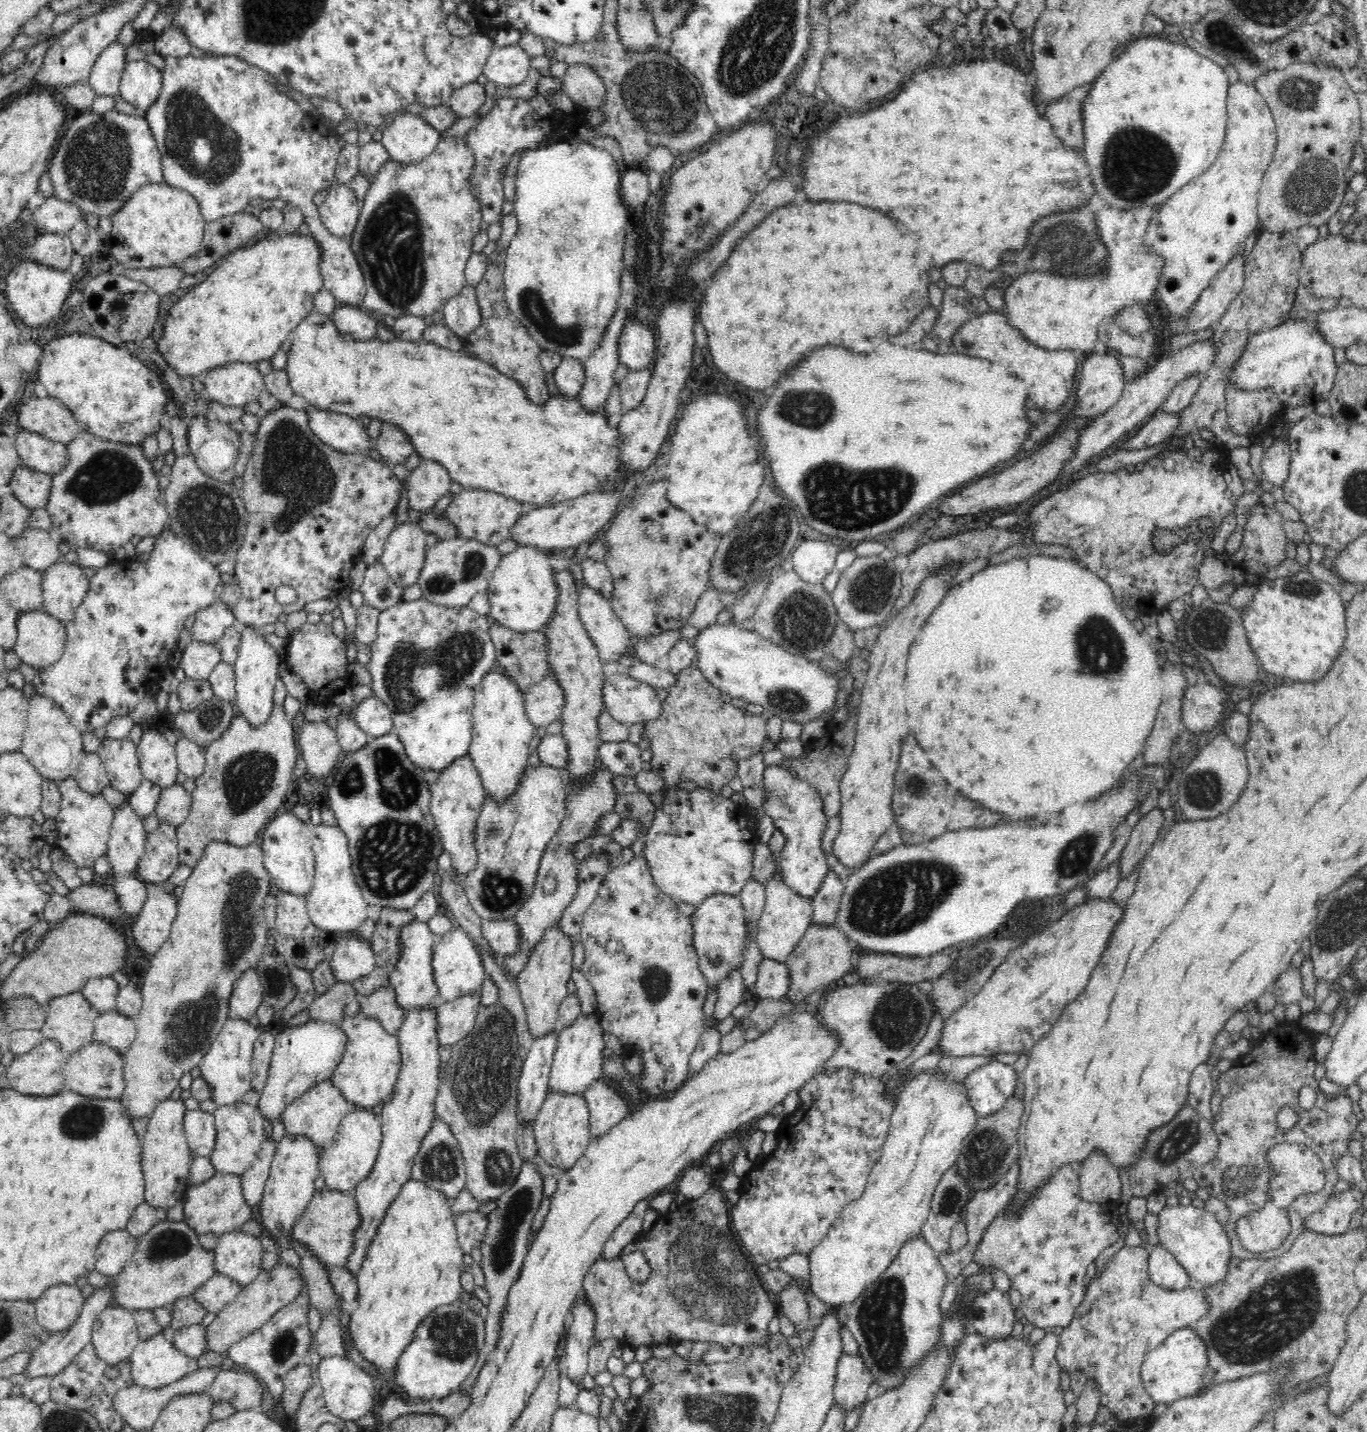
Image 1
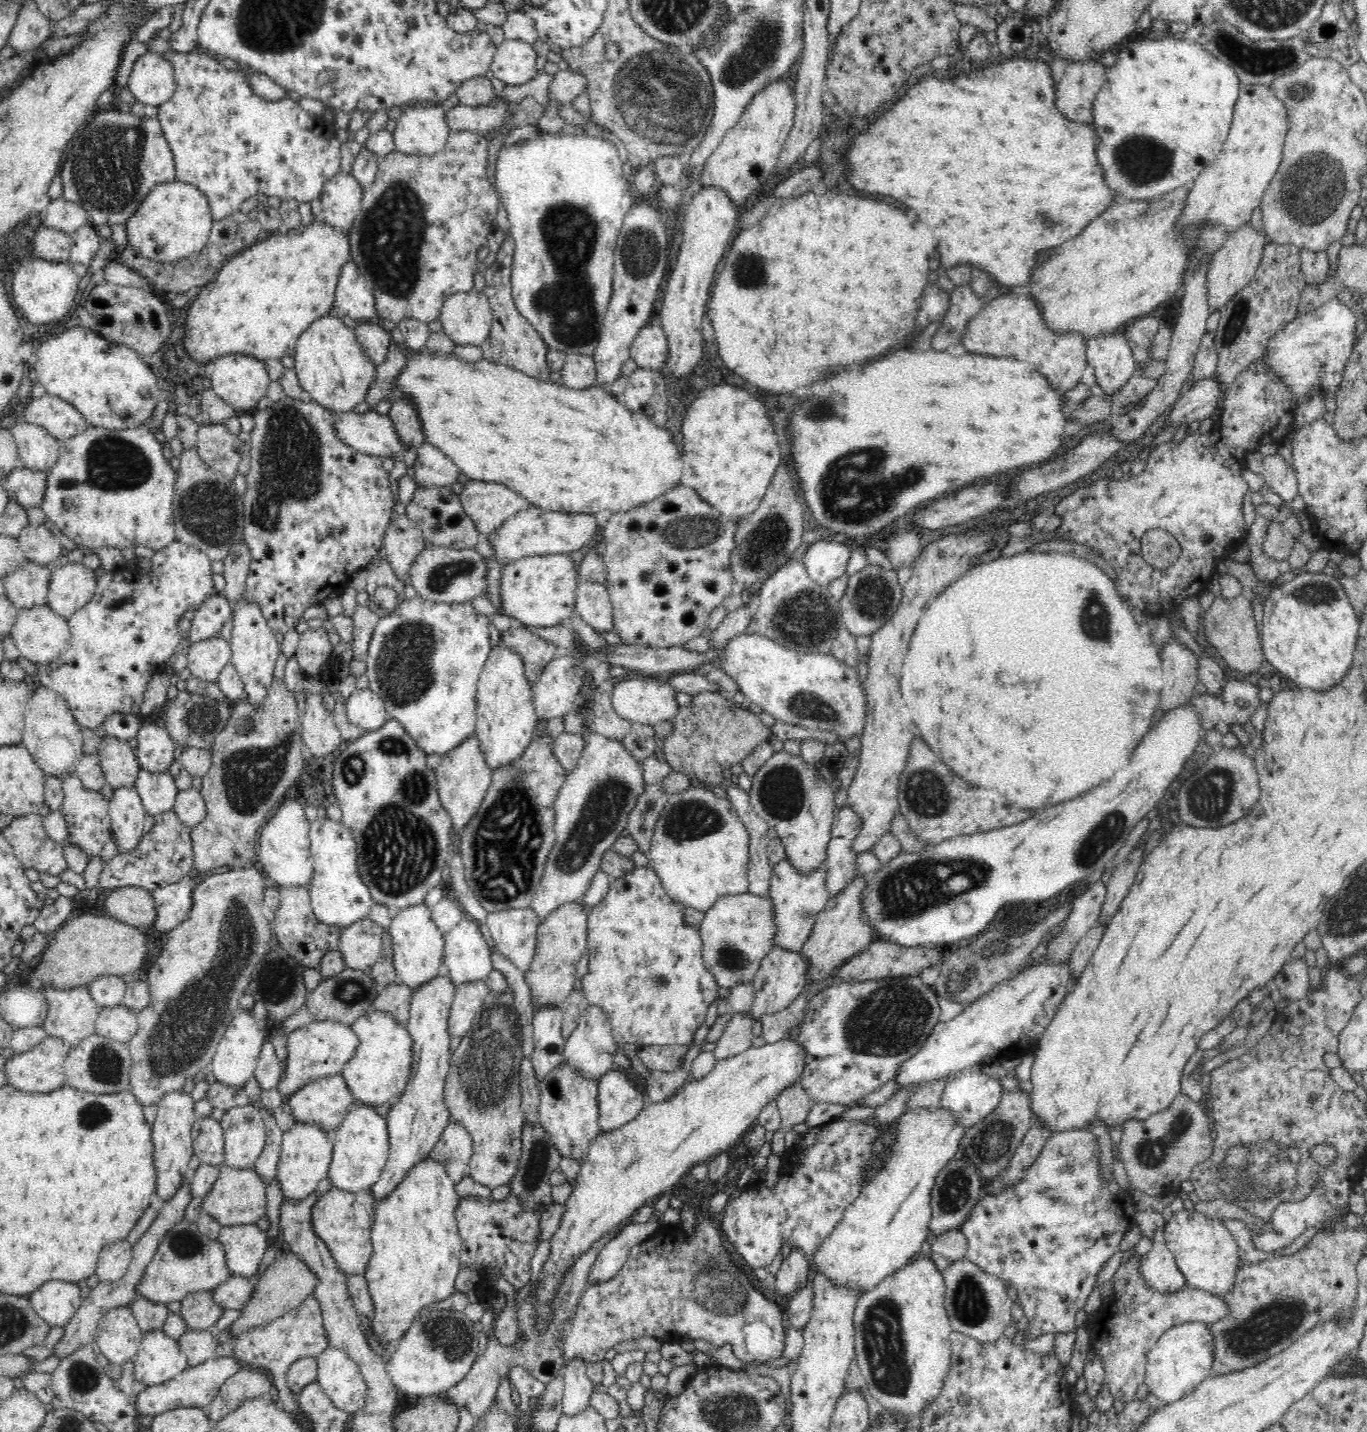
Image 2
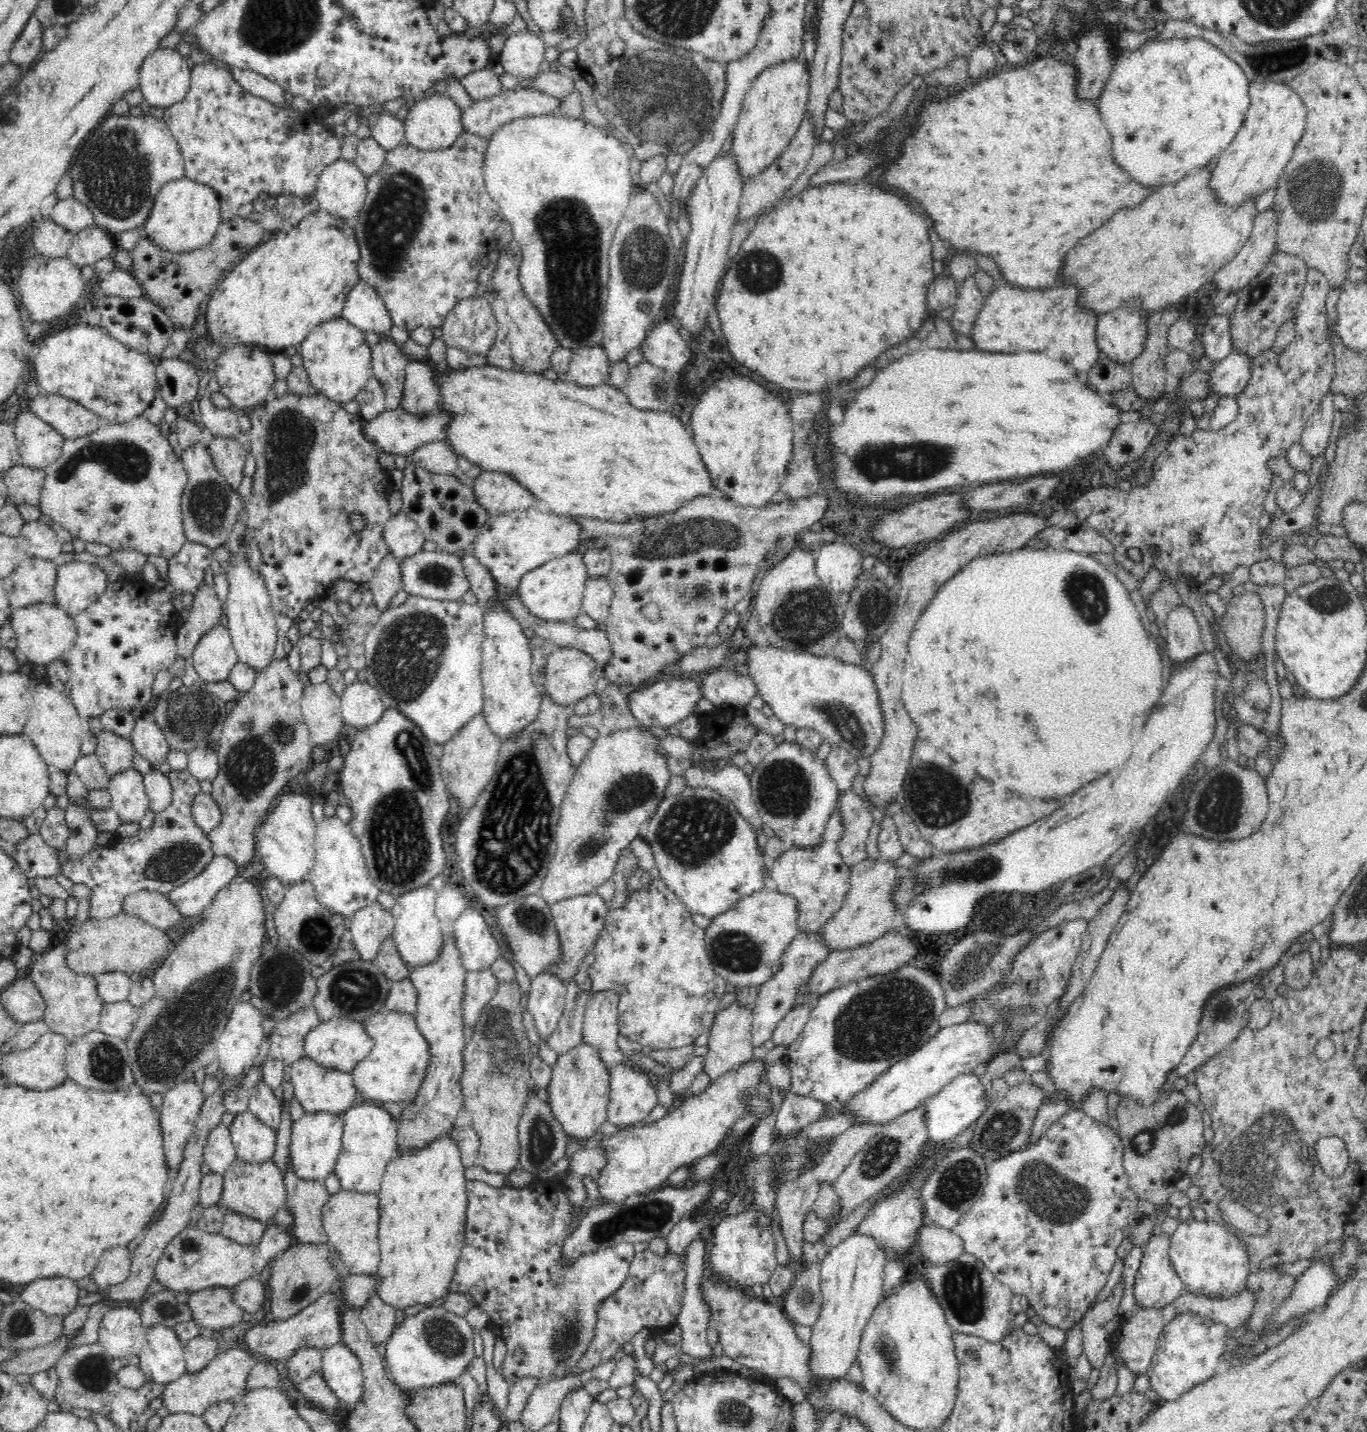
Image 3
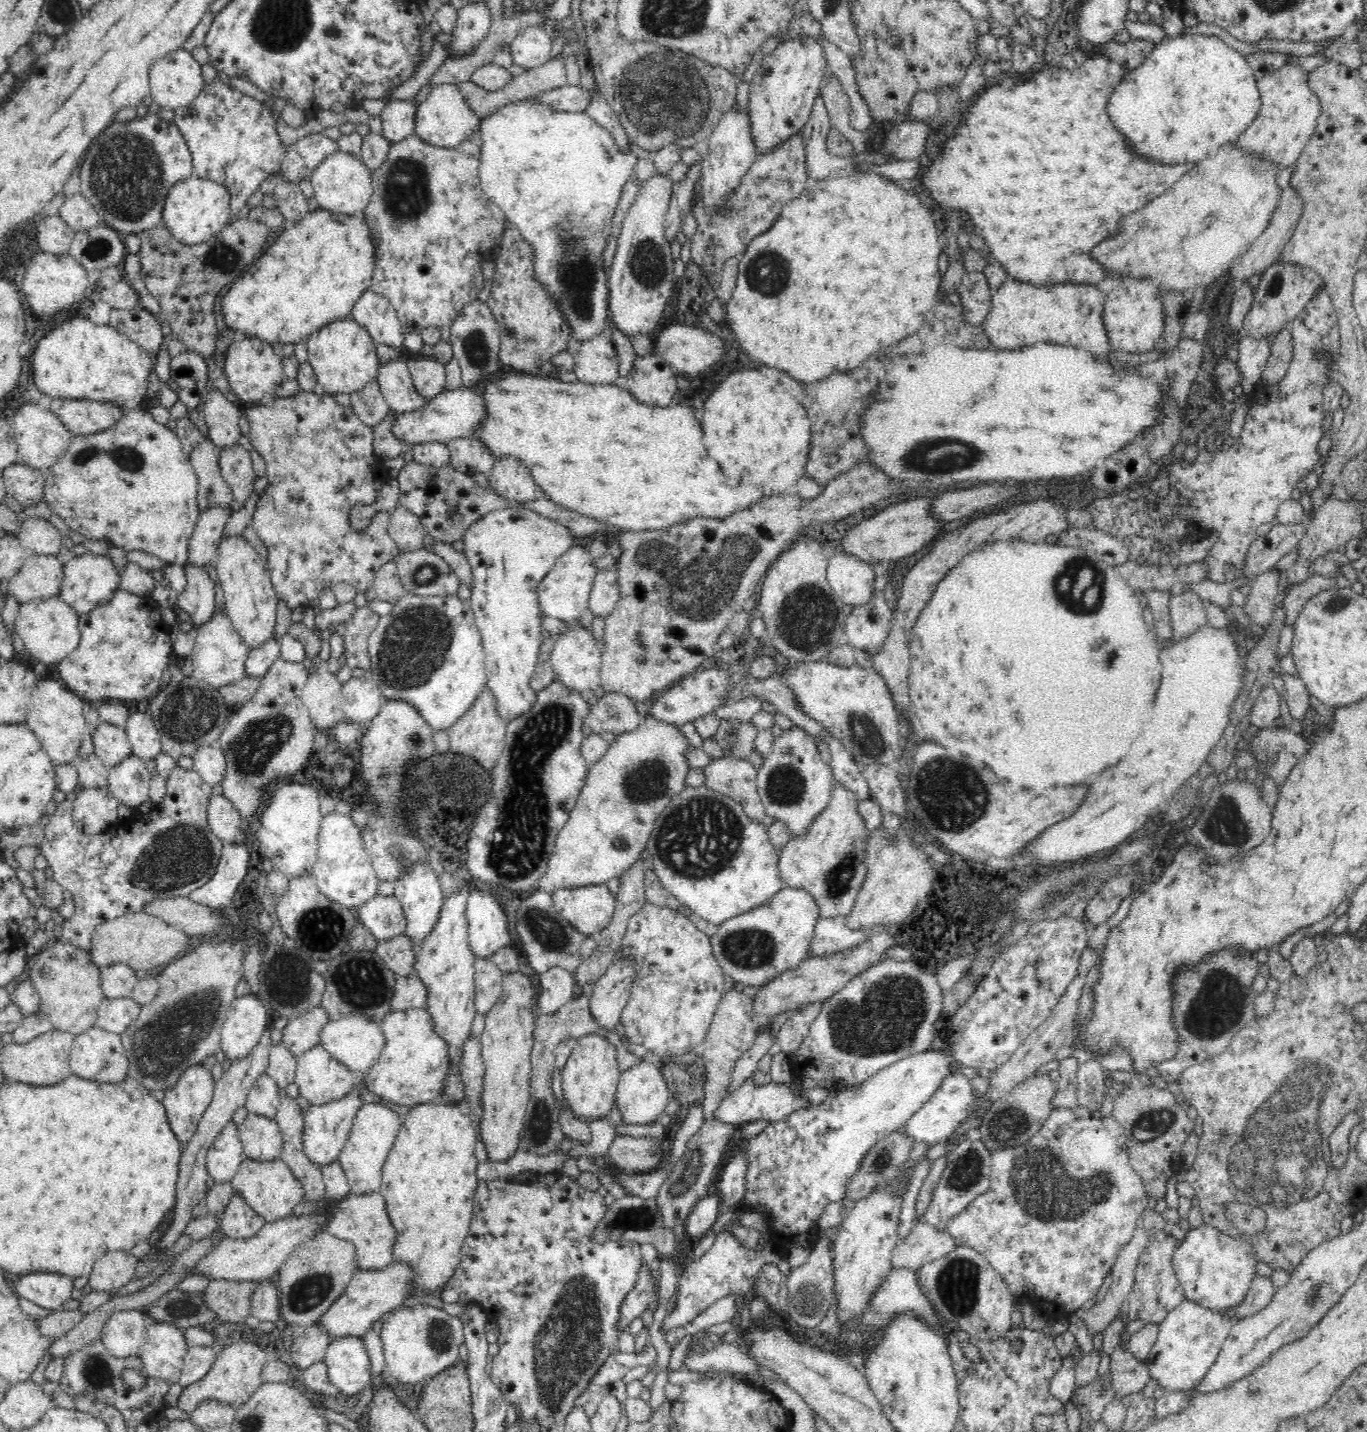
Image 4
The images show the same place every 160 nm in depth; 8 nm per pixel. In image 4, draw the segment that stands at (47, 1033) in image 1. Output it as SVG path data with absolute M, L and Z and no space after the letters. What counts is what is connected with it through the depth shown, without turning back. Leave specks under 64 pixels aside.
M55 939L30 957L26 971L26 977L34 983L40 996L40 1010L48 1016L54 1029L75 1036L94 1026L96 1012L104 995L100 968L90 959L88 951Z

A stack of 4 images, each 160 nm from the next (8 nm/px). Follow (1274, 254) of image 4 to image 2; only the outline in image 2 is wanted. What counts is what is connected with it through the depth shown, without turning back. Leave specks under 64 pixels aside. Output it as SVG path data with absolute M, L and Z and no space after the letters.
M1249 222L1231 234L1226 245L1212 257L1210 268L1207 268L1207 296L1210 312L1226 305L1240 289L1243 289L1252 280L1262 261L1263 251L1267 244L1268 239L1265 232L1254 230Z

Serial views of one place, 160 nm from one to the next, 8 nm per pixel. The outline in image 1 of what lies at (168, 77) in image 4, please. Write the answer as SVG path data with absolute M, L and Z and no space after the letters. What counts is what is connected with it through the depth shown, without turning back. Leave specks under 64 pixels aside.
M144 60L126 63L118 92L122 100L135 108L147 111L160 96L162 73L156 66Z

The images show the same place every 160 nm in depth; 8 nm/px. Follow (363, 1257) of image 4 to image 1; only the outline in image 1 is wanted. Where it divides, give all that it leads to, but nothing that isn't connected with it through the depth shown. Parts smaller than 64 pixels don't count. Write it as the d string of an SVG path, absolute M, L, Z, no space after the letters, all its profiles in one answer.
M331 1189L316 1190L304 1213L295 1222L293 1236L306 1245L326 1266L346 1268L355 1244L355 1233L361 1226L358 1202L354 1194Z

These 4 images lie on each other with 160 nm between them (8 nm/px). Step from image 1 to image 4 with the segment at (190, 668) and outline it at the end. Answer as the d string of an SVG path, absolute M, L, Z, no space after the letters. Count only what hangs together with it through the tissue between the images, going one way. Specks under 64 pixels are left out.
M216 611L210 620L207 620L196 633L192 653L193 673L192 677L211 684L216 689L228 686L241 678L246 677L246 658L248 658L250 647L242 637L238 635L230 617L224 611Z

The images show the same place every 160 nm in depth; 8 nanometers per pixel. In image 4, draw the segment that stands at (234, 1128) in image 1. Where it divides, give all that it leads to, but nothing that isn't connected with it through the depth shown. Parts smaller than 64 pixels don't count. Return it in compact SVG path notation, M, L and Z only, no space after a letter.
M249 1113L244 1122L237 1126L237 1129L243 1153L248 1158L257 1161L271 1161L280 1158L283 1151L283 1138L275 1118Z

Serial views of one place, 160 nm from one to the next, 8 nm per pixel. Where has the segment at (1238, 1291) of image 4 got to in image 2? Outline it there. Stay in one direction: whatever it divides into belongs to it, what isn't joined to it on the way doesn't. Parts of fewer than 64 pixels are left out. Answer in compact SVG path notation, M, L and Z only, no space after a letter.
M1182 1210L1173 1214L1163 1232L1165 1242L1188 1286L1222 1297L1232 1290L1243 1261L1239 1259L1236 1239L1220 1221L1210 1220L1194 1210Z

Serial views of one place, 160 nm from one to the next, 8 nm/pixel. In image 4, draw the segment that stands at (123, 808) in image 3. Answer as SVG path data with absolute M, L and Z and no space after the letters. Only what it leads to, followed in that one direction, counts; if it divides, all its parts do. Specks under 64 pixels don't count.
M133 753L117 765L109 767L107 788L118 802L135 812L142 802L149 800L151 778L146 762Z

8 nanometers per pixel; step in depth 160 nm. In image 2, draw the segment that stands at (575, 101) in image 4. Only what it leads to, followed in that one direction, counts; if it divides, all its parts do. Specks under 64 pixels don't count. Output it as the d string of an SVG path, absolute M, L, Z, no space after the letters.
M493 99L485 105L458 104L446 111L446 123L452 131L470 131L480 135L496 130L510 114L510 104L504 99Z

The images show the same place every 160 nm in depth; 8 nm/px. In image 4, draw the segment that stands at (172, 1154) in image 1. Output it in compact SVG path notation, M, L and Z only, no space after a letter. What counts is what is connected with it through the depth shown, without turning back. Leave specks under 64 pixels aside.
M202 1064L190 1066L169 1089L161 1103L165 1106L170 1128L180 1144L190 1138L213 1098L214 1078Z

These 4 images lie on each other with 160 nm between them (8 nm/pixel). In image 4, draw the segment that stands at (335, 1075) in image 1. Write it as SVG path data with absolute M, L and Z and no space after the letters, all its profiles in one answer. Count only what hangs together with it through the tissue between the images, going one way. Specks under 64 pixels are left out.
M426 1009L390 1010L382 1020L380 1029L386 1037L386 1044L382 1048L377 1063L359 1081L365 1082L368 1090L379 1096L380 1099L392 1101L398 1105L421 1105L430 1103L434 1098L440 1098L446 1074L450 1070L450 1057L448 1057L448 1043L434 1031L434 1021Z

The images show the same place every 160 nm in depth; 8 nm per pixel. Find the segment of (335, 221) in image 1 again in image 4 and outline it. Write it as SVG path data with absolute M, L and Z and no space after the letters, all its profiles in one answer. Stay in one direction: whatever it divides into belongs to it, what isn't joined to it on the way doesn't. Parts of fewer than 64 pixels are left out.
M336 151L327 156L311 174L311 185L319 208L326 209L331 213L341 215L362 215L369 205L373 186L373 172L366 167L364 161L357 154L344 151Z

